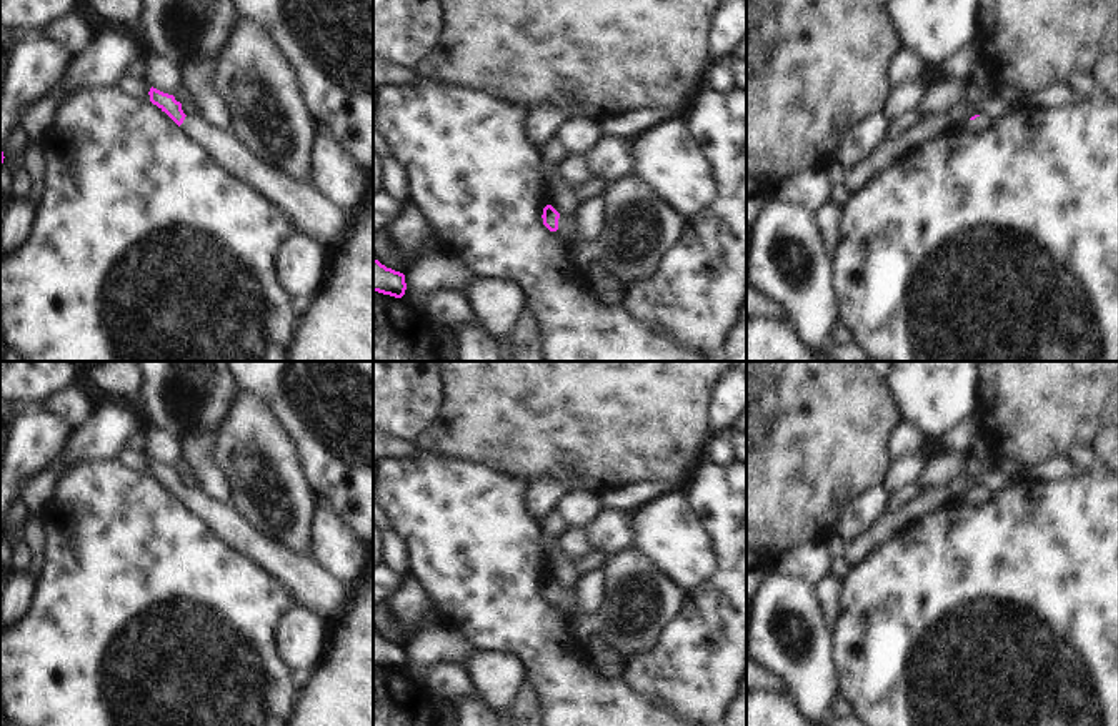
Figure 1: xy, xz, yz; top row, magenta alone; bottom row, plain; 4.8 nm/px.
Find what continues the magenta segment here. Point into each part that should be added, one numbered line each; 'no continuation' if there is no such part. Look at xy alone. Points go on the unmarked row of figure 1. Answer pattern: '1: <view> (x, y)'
1: xy (314, 588)

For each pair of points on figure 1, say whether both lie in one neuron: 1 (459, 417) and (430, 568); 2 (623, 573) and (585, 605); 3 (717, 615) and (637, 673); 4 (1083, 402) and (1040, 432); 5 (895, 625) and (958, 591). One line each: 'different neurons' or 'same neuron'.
1: different neurons
2: different neurons
3: same neuron
4: same neuron
5: same neuron

